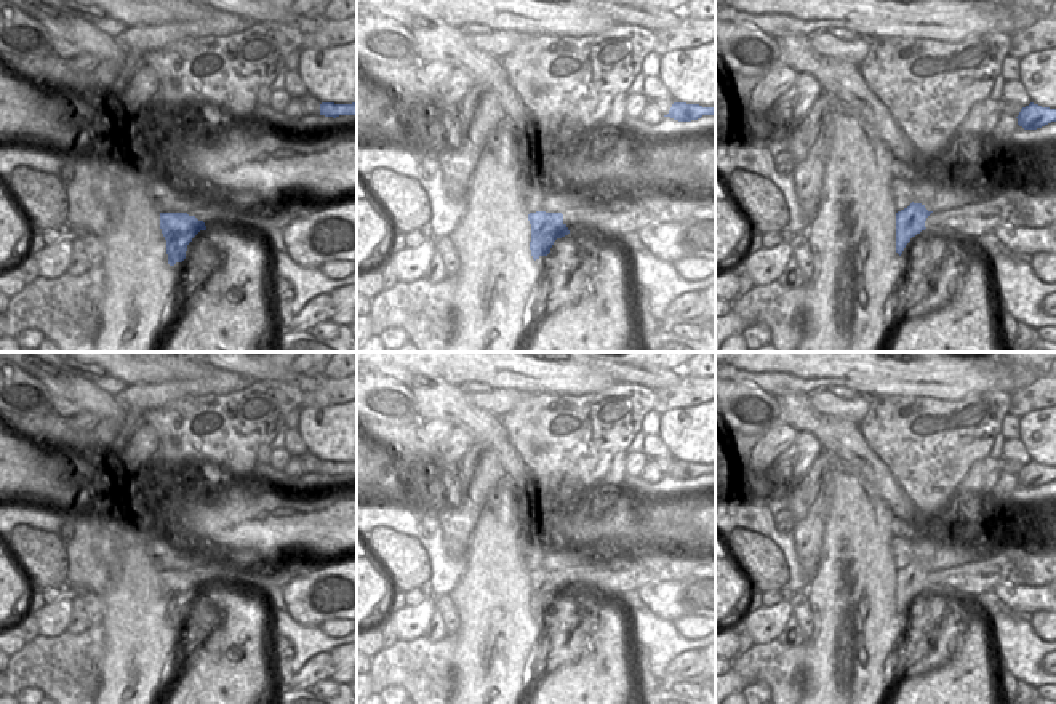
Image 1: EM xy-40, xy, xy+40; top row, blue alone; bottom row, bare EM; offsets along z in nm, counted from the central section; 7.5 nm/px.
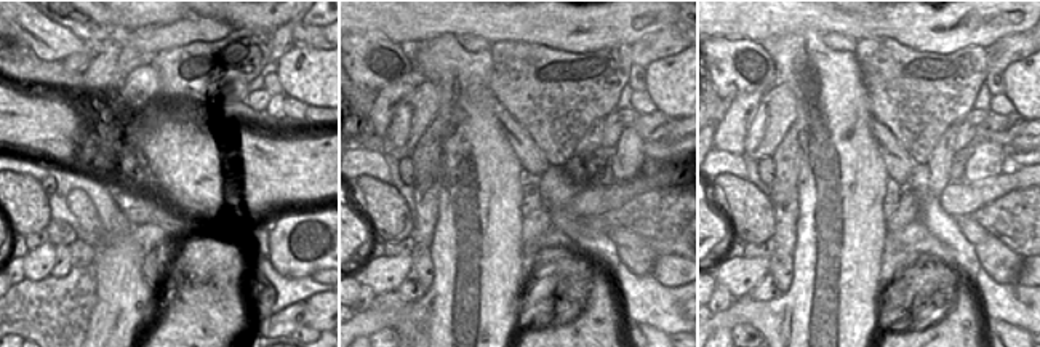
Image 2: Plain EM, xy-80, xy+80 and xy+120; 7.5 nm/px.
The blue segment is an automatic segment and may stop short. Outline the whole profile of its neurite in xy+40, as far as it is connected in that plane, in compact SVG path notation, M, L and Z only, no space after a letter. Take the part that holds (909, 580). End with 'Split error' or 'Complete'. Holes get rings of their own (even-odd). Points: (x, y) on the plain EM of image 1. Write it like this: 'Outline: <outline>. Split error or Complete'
Outline: M910 562L896 571L896 611L901 614L912 595L925 589L925 579L933 570L922 562Z. Complete

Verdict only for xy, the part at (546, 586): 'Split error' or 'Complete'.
Complete

